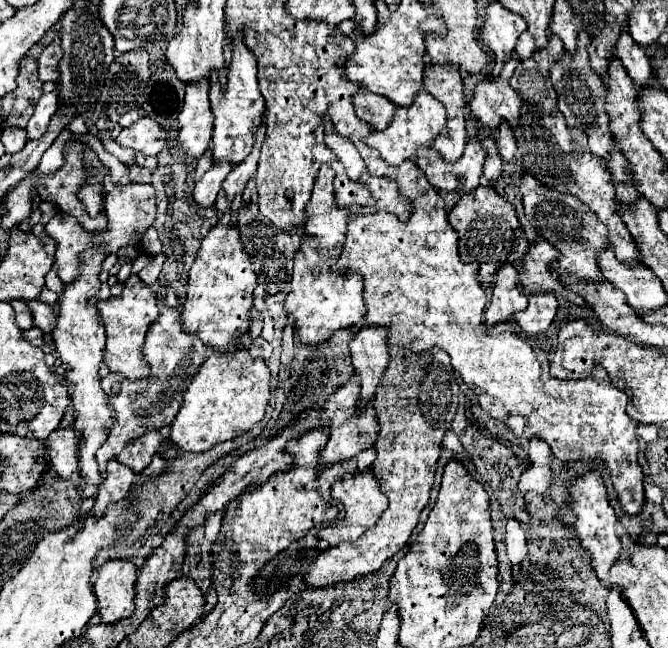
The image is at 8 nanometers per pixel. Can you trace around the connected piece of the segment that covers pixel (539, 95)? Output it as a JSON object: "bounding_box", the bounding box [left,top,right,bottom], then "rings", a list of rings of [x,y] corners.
{"bounding_box":[511,35,563,115],"rings":[[[555,35],[543,51],[535,51],[531,59],[519,63],[511,77],[511,87],[517,91],[521,101],[533,101],[543,113],[551,115],[557,111],[557,93],[551,83],[551,67],[563,53],[563,41]]]}

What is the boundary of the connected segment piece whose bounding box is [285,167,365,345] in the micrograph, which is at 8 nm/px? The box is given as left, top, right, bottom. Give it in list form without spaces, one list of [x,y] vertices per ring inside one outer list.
[[[323,167],[319,171],[313,195],[307,203],[307,225],[303,231],[303,241],[301,249],[295,255],[295,267],[293,267],[293,281],[291,281],[291,291],[287,293],[285,299],[285,313],[295,321],[297,335],[301,343],[305,345],[317,345],[329,337],[337,329],[351,327],[359,323],[365,315],[365,305],[363,305],[363,281],[357,273],[351,273],[349,277],[343,277],[333,271],[331,261],[337,259],[341,245],[343,245],[343,235],[347,229],[347,209],[339,209],[335,205],[333,197],[333,173],[329,167]]]

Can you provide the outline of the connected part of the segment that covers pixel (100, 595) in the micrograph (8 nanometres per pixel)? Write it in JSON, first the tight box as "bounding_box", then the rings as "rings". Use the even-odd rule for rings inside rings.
{"bounding_box":[93,559,137,623],"rings":[[[107,559],[93,583],[103,623],[115,623],[133,613],[137,567],[127,559]]]}

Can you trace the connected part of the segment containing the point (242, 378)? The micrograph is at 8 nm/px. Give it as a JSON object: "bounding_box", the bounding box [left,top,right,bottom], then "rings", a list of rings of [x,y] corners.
{"bounding_box":[171,345,269,453],"rings":[[[237,345],[233,353],[211,355],[185,391],[181,409],[171,425],[171,441],[183,451],[201,453],[213,445],[239,437],[263,419],[269,401],[269,367],[263,359],[249,355],[249,349]]]}

